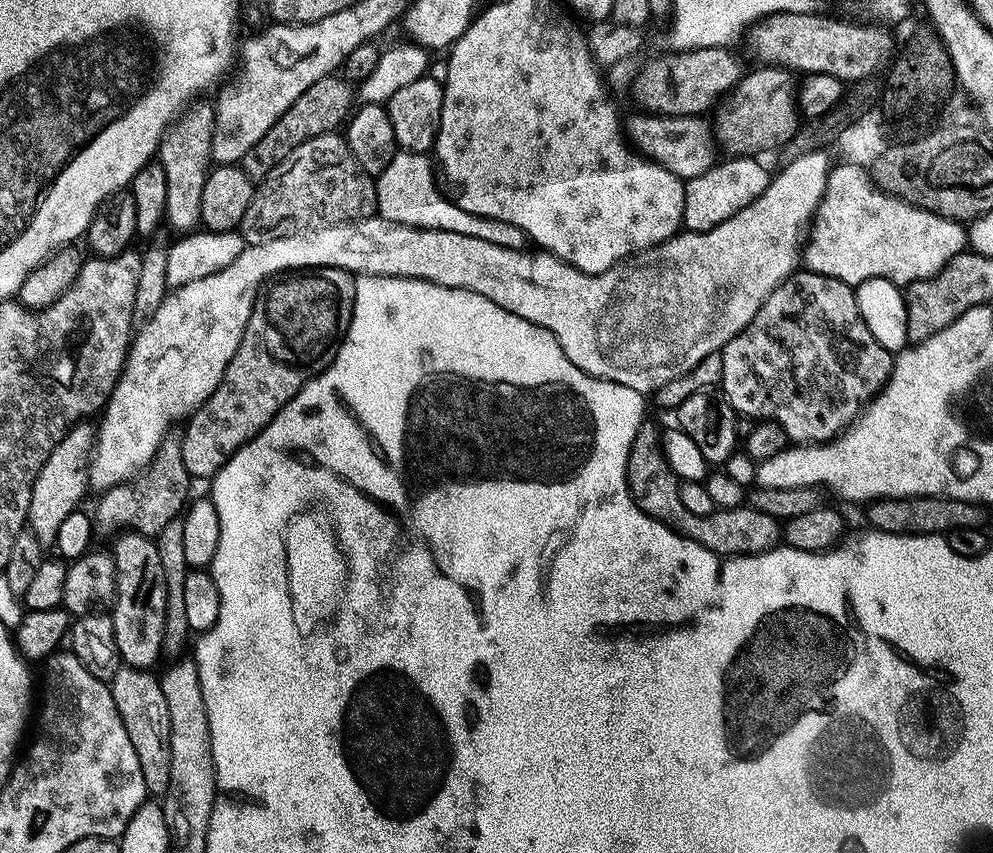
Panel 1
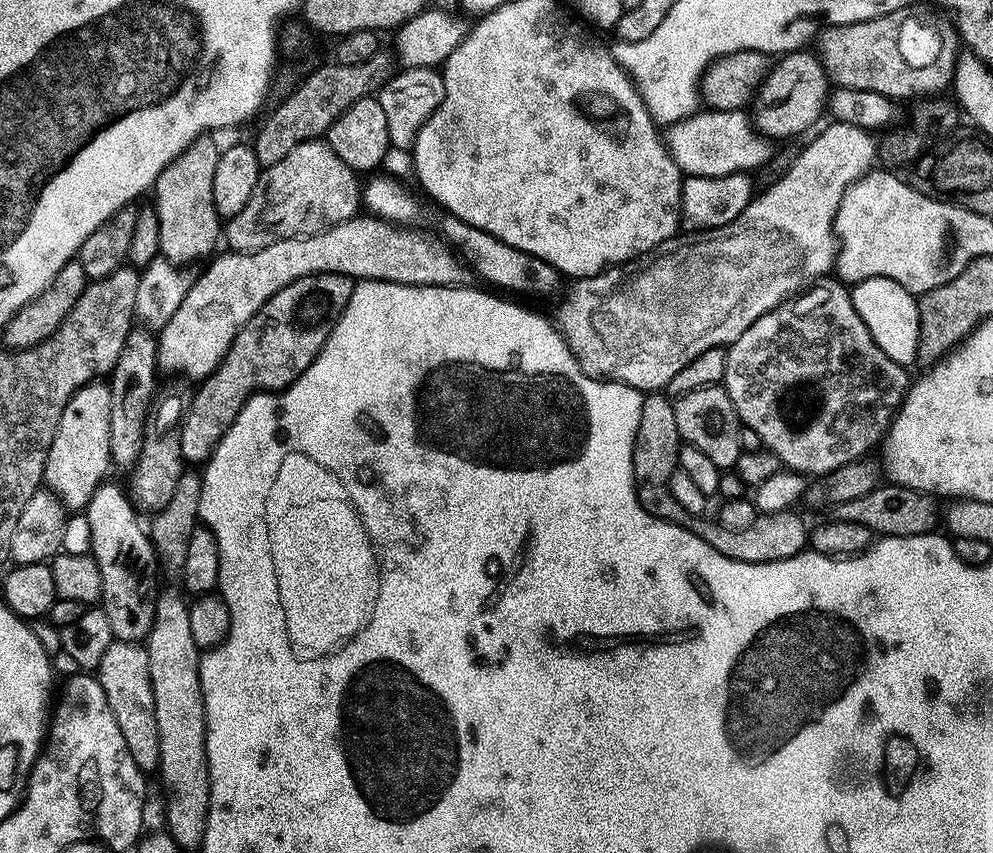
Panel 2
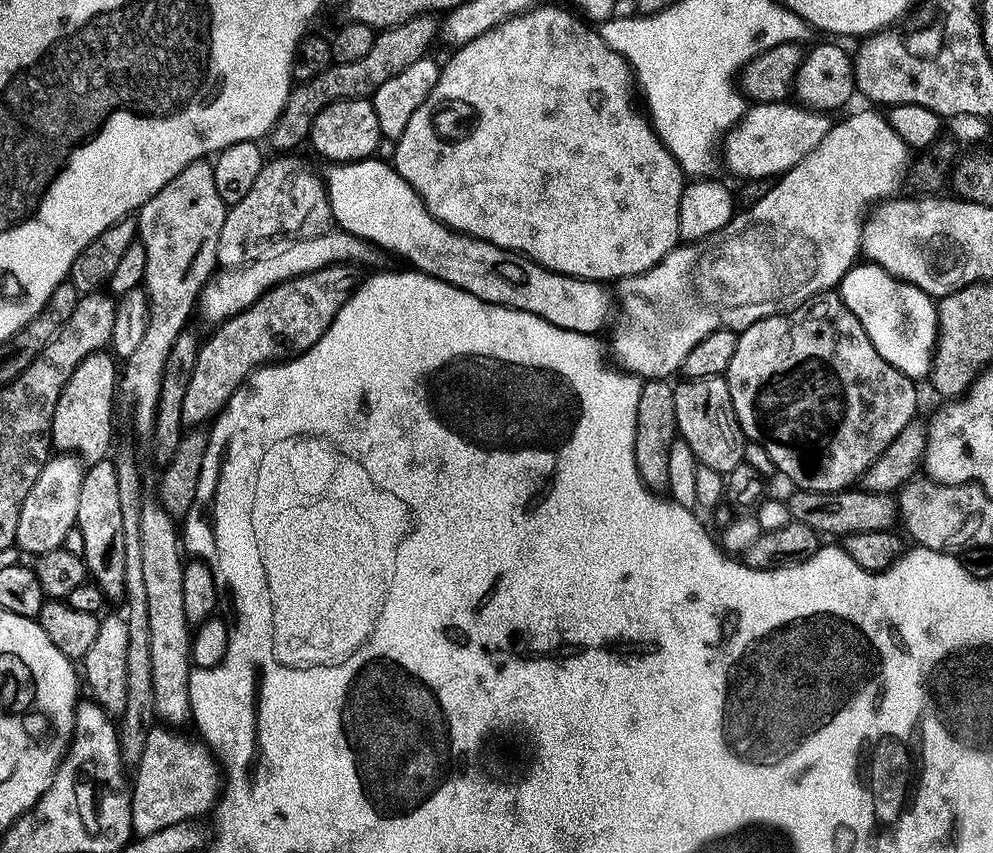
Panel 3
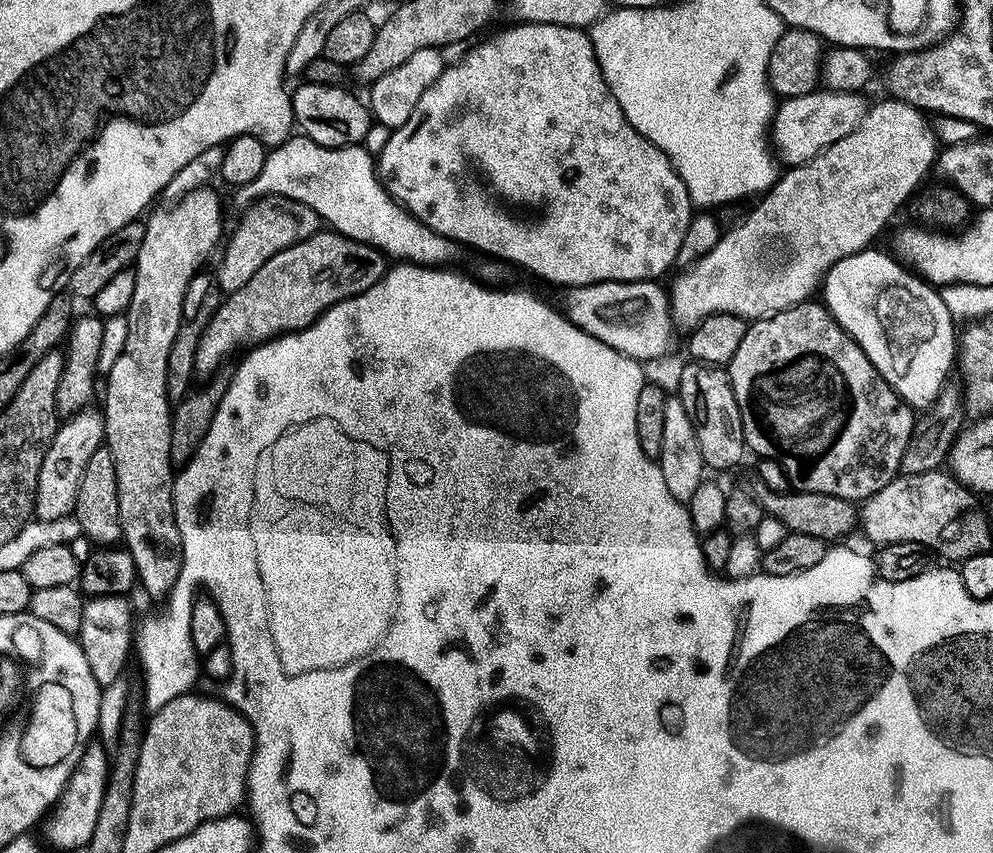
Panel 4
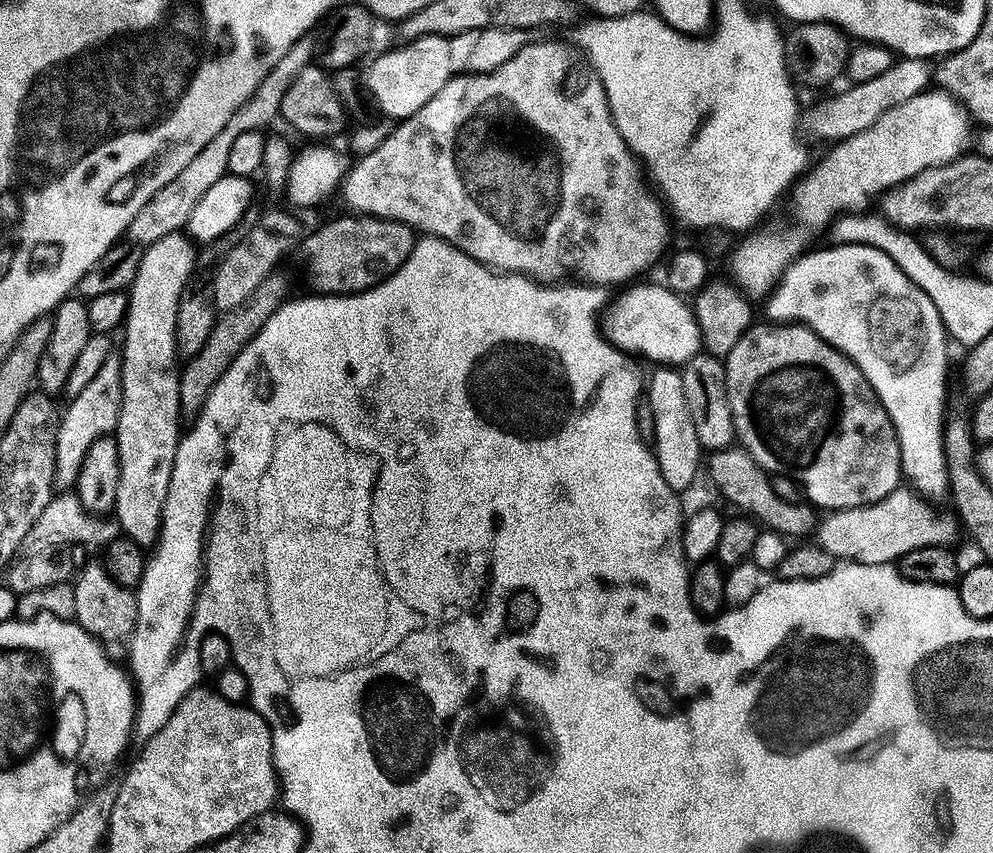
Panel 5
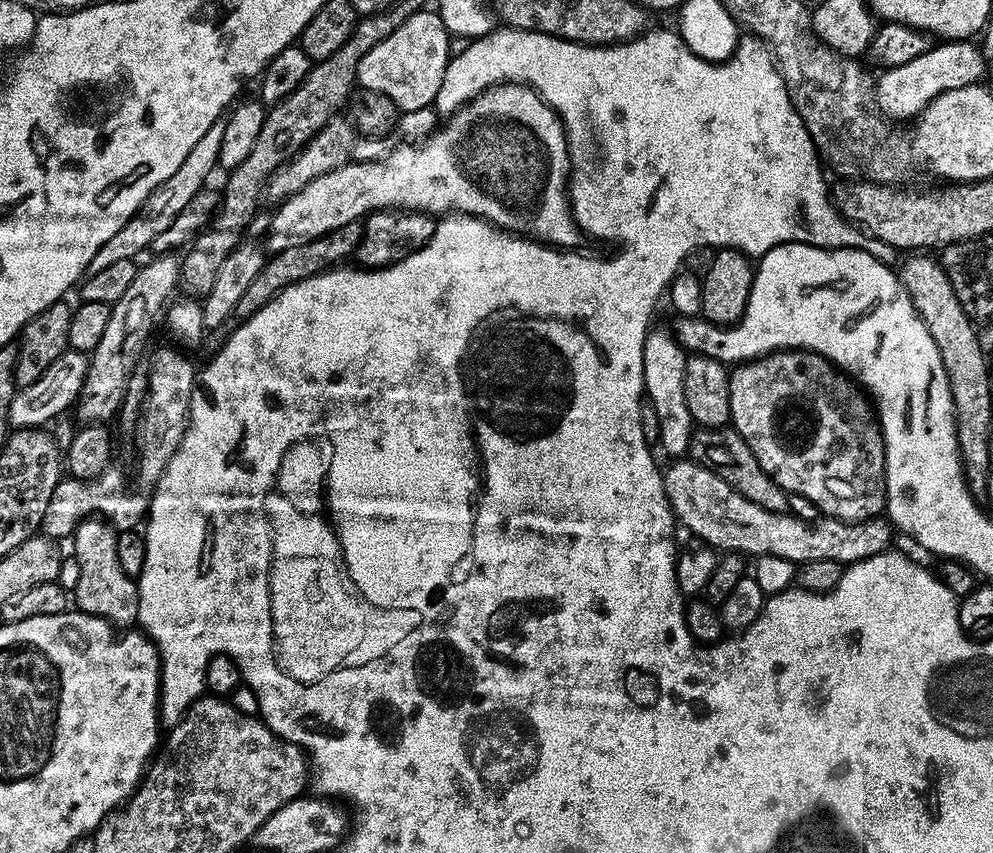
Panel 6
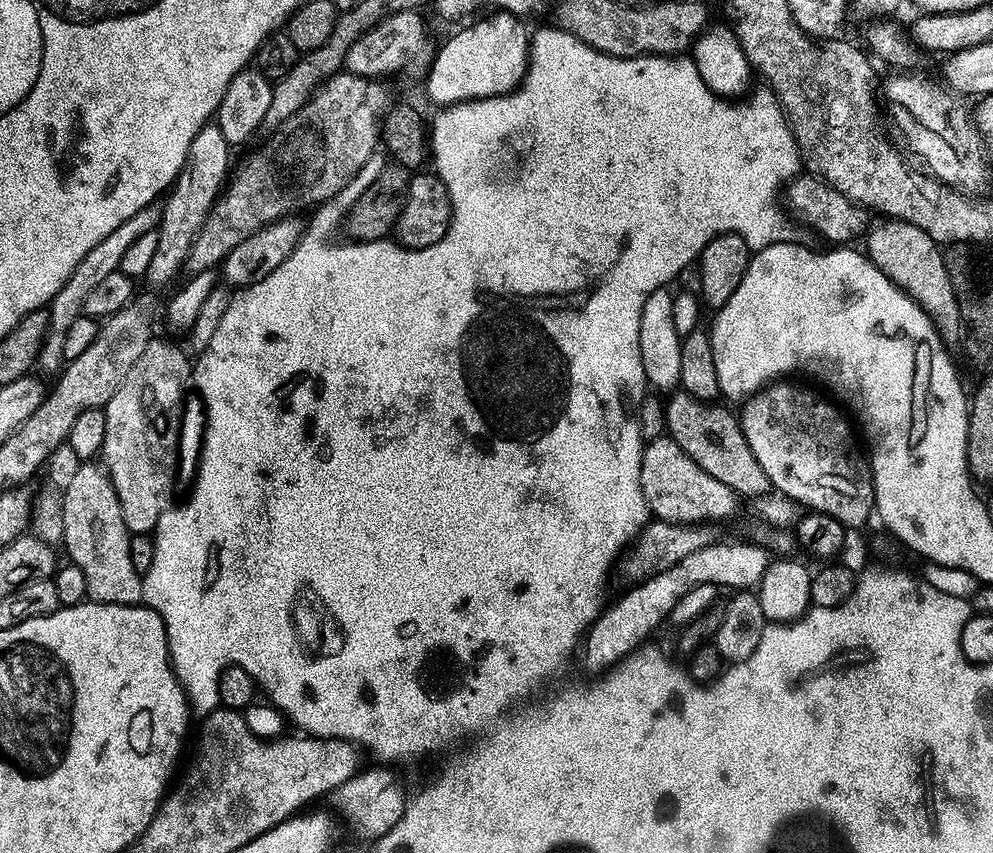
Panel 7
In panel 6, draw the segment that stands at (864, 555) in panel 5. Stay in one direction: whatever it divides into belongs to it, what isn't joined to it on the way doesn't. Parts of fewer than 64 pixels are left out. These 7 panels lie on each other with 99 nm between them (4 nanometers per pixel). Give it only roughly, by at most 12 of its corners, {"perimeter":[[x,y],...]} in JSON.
{"perimeter":[[703,463],[663,469],[672,515],[713,549],[847,566],[887,519],[813,524],[754,506]]}

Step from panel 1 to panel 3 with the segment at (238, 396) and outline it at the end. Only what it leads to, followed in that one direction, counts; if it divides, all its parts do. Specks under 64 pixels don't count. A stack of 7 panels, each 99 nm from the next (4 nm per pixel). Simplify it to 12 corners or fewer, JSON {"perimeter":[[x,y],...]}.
{"perimeter":[[331,264],[276,284],[211,329],[185,429],[248,375],[310,350],[361,283]]}

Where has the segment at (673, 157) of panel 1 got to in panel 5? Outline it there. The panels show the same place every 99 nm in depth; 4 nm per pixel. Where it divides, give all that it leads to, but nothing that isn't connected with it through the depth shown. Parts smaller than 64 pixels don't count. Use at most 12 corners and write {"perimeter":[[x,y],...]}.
{"perimeter":[[924,58],[803,109],[805,137],[835,142],[874,126],[930,84]]}

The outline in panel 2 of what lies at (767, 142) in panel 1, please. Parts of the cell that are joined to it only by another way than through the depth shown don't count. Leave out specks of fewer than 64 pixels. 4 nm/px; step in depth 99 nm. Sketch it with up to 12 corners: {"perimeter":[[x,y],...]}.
{"perimeter":[[815,51],[785,52],[756,91],[763,136],[788,142],[825,115]]}

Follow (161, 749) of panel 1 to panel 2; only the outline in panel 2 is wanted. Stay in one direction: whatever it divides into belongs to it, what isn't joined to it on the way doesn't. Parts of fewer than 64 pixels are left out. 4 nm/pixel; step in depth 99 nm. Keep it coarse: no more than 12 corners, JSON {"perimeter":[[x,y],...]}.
{"perimeter":[[113,639],[94,675],[130,758],[160,766],[147,651]]}

